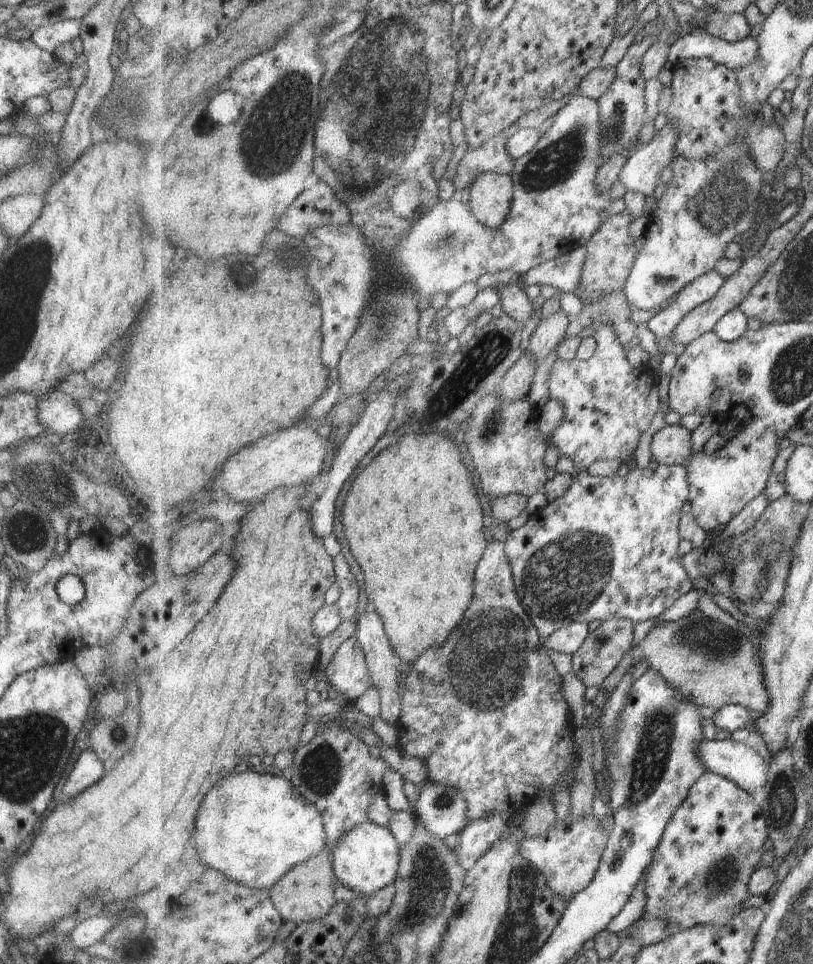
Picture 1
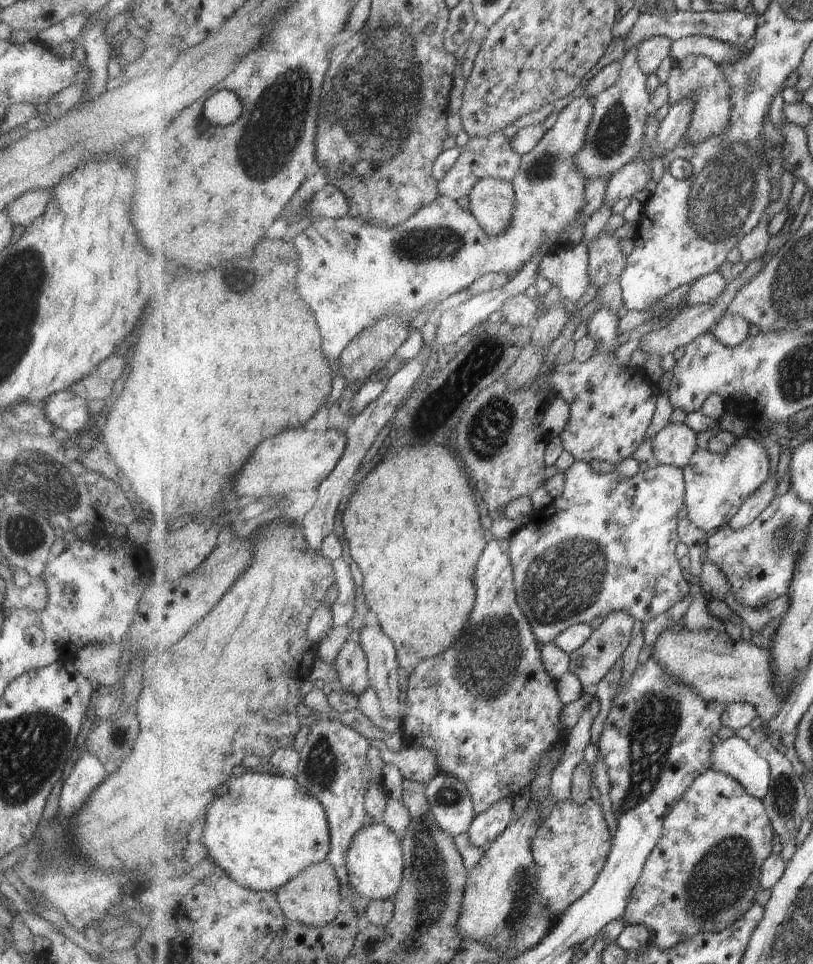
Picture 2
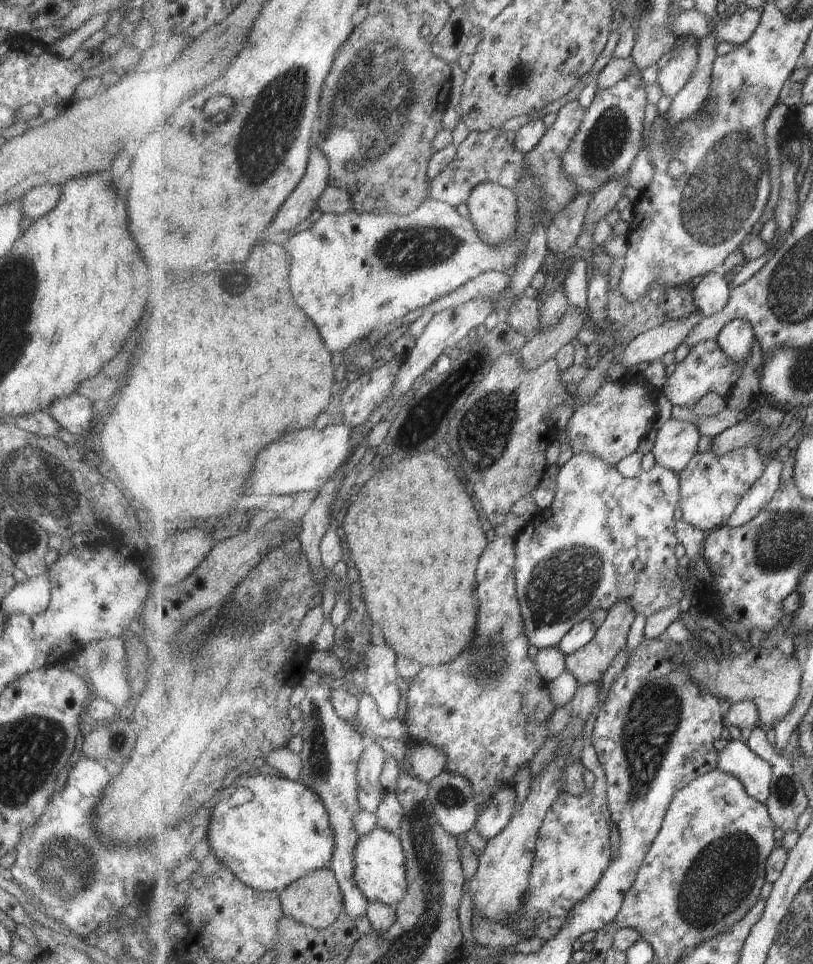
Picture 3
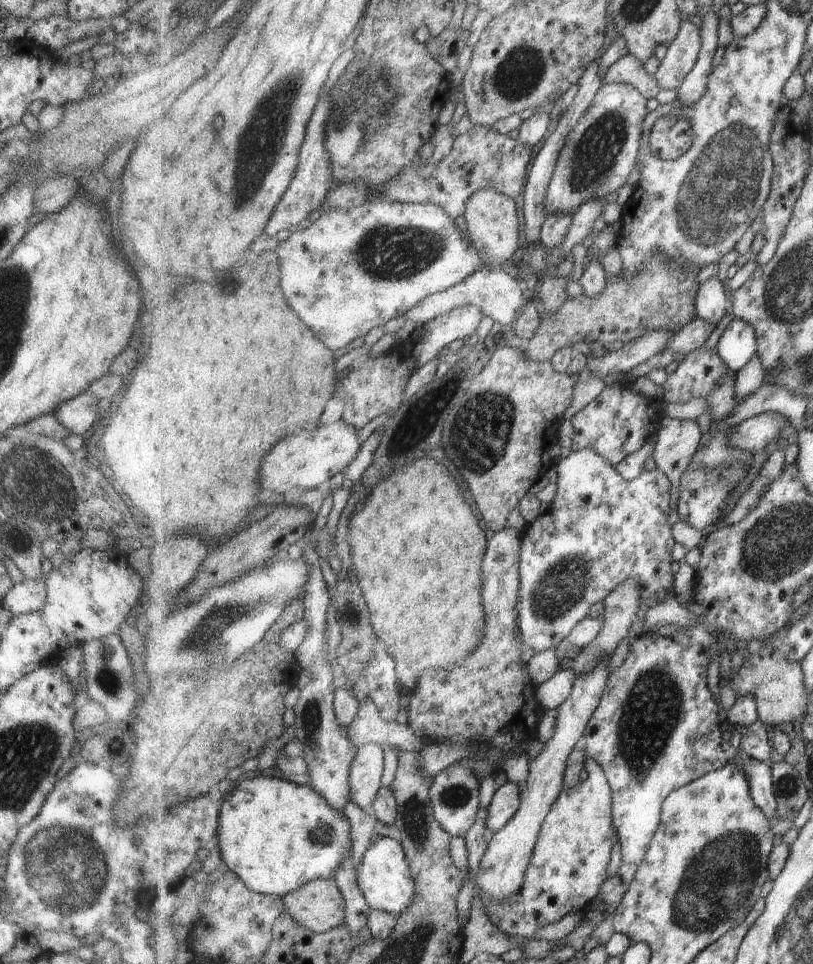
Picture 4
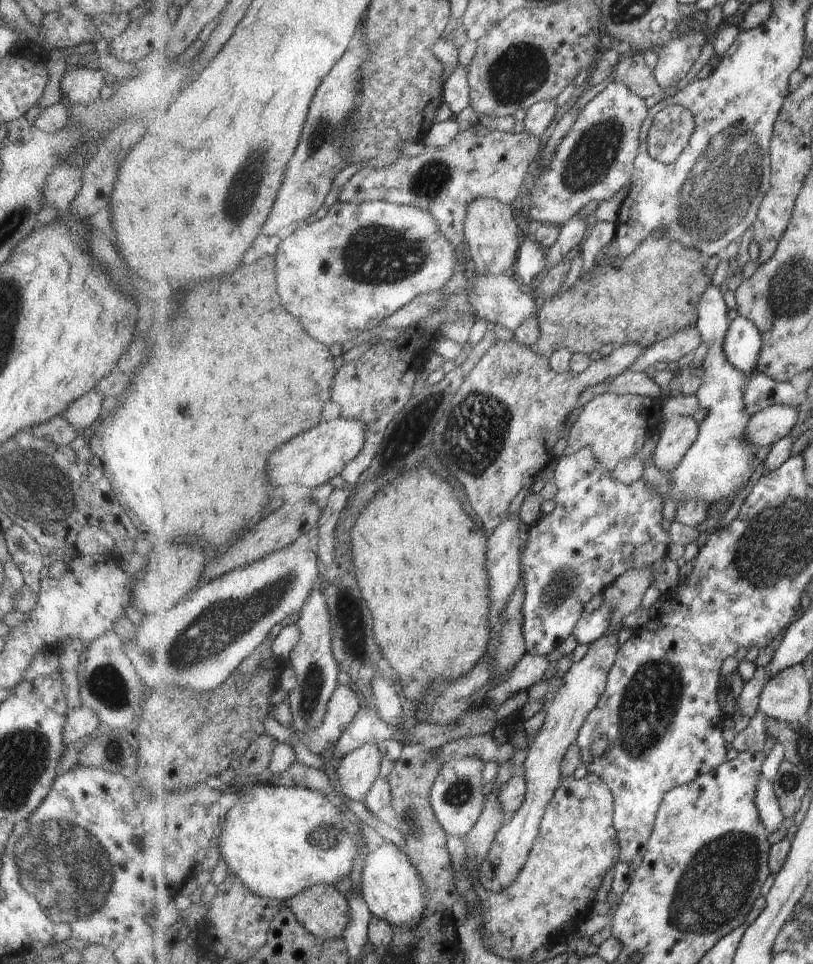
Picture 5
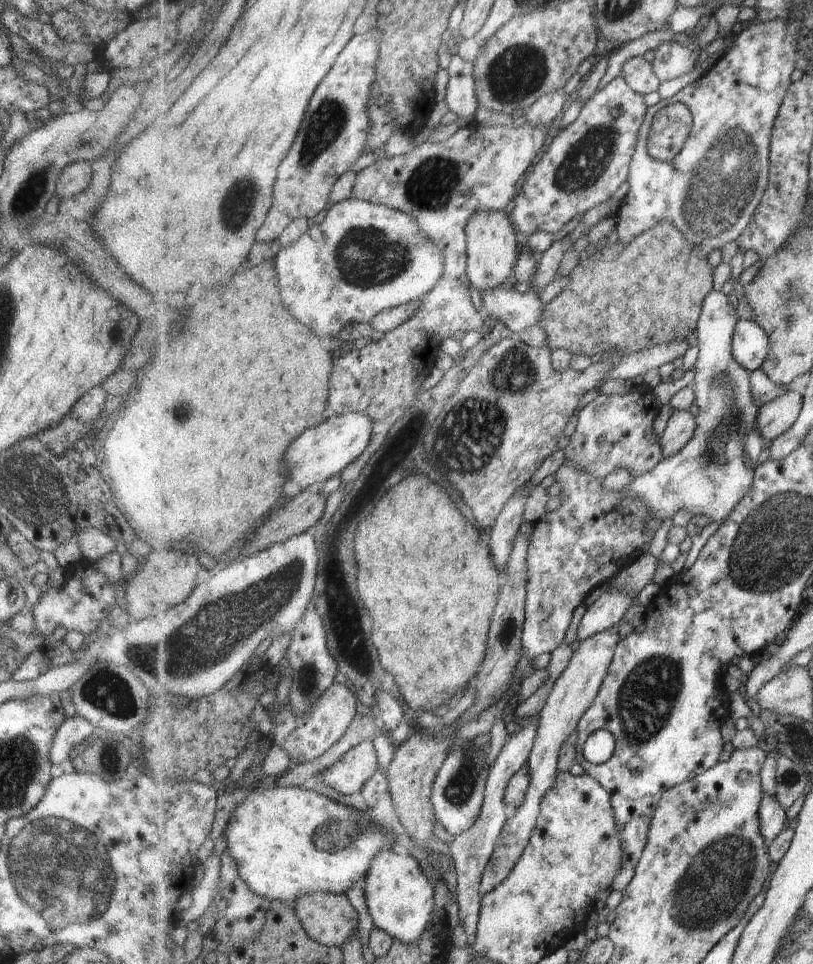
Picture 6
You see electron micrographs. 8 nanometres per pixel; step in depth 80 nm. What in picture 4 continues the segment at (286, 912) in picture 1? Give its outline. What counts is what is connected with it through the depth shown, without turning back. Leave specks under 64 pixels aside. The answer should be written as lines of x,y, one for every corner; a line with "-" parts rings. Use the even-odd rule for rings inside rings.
317,878
283,897
285,910
310,931
325,934
346,924
345,898
335,878

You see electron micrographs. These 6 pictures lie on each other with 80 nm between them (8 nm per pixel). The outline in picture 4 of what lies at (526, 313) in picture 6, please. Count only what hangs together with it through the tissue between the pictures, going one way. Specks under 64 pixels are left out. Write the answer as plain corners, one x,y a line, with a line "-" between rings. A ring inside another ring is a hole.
484,269
471,274
465,278
463,282
456,286
451,286
443,292
427,296
425,300
421,300
415,308
411,308
409,312
403,314
403,318
407,321
418,322
425,326
431,320
449,314
453,310
463,306
477,306
479,310
483,310
483,316
487,316
494,320
496,324
505,326
513,326
514,321
523,311
524,304
529,301
524,294
524,286
521,282
513,278
511,274
503,272
503,270

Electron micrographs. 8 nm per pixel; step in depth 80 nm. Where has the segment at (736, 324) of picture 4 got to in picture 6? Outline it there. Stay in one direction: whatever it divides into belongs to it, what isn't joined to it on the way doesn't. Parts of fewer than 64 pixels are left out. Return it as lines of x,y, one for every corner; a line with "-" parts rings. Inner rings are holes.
739,320
733,338
733,357
751,373
761,369
770,350
768,333
754,320

